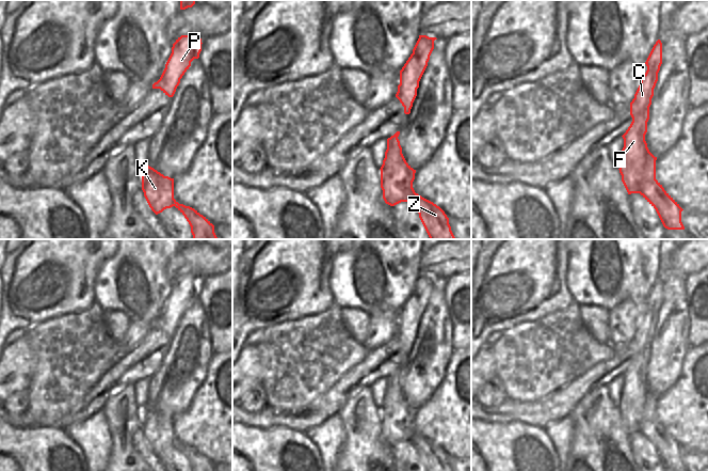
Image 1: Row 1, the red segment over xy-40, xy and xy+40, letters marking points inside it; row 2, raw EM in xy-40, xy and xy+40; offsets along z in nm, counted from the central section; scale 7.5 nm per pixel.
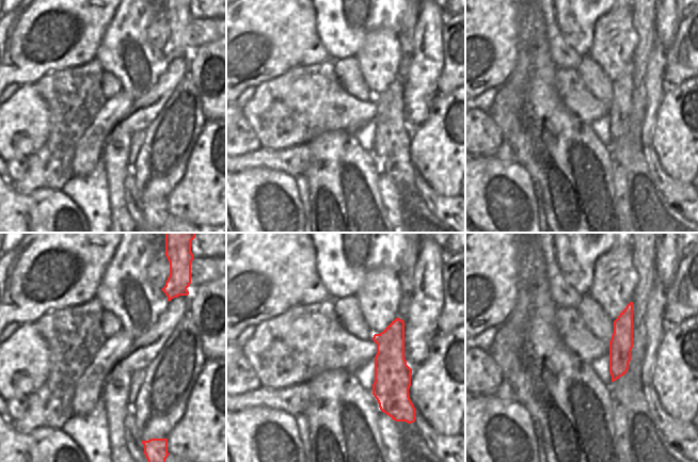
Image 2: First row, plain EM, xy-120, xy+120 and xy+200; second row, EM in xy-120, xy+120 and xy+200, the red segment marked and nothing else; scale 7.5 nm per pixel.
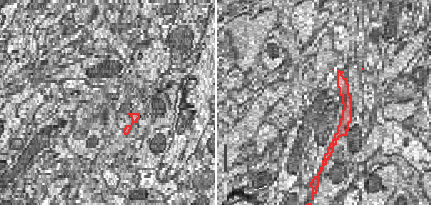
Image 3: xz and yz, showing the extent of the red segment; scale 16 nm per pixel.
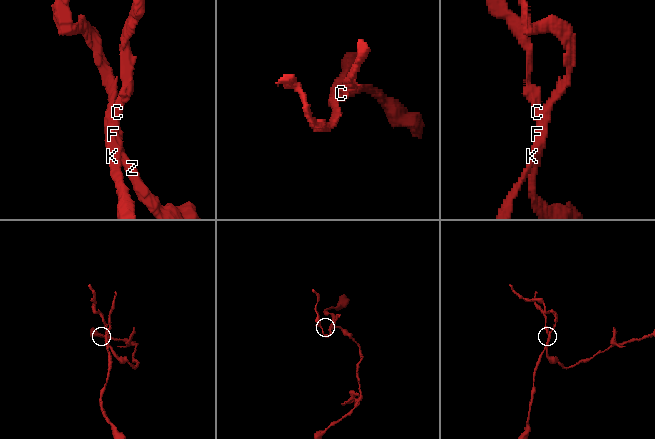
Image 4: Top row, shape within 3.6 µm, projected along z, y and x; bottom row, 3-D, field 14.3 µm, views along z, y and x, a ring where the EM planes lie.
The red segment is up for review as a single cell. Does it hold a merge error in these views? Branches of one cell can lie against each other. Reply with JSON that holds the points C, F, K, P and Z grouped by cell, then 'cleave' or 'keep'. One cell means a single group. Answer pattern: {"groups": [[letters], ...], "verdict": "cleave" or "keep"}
{"groups": [["C", "F", "K", "Z"], ["P"]], "verdict": "cleave"}

